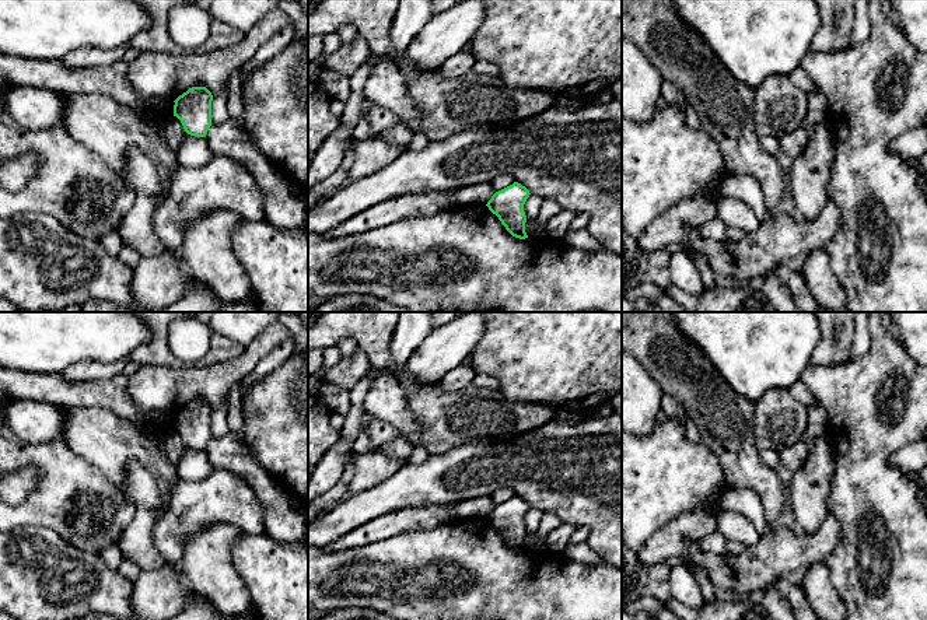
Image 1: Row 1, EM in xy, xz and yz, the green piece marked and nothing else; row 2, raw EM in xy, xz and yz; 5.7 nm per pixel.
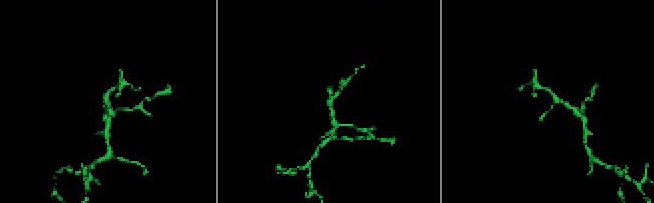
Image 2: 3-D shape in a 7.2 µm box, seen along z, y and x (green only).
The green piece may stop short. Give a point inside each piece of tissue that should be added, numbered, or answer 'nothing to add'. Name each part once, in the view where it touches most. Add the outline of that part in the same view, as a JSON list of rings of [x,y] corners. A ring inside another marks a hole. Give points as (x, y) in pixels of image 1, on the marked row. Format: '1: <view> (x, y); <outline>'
nothing to add

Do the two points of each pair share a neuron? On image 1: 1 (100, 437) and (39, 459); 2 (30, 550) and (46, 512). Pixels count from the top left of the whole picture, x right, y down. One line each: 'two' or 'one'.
1: two
2: two

